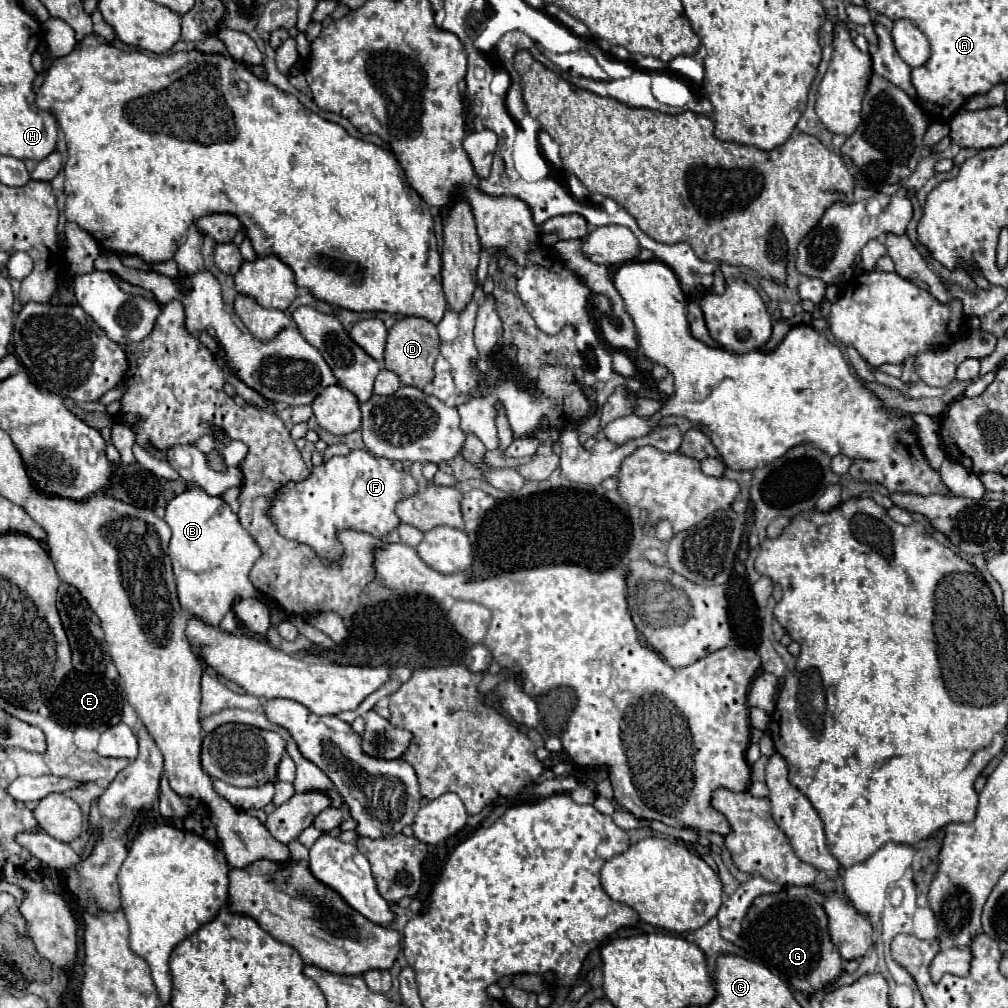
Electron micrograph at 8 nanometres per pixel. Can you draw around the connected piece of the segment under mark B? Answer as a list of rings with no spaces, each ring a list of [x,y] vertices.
[[[190,483],[180,495],[170,499],[164,521],[172,529],[168,555],[176,575],[178,599],[180,605],[192,615],[208,625],[218,625],[232,609],[236,597],[242,597],[242,593],[248,591],[251,591],[252,598],[259,597],[257,590],[248,581],[248,573],[256,559],[262,557],[262,551],[222,497],[206,495],[202,487]]]

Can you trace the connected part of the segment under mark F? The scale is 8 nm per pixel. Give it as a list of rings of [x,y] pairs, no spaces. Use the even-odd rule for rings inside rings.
[[[350,451],[346,457],[332,457],[320,467],[314,467],[306,481],[284,485],[272,501],[270,517],[284,537],[310,545],[320,557],[336,559],[342,553],[342,545],[336,539],[340,529],[382,537],[400,525],[394,511],[396,503],[416,491],[414,477],[398,471],[390,459],[376,457],[368,451]]]

